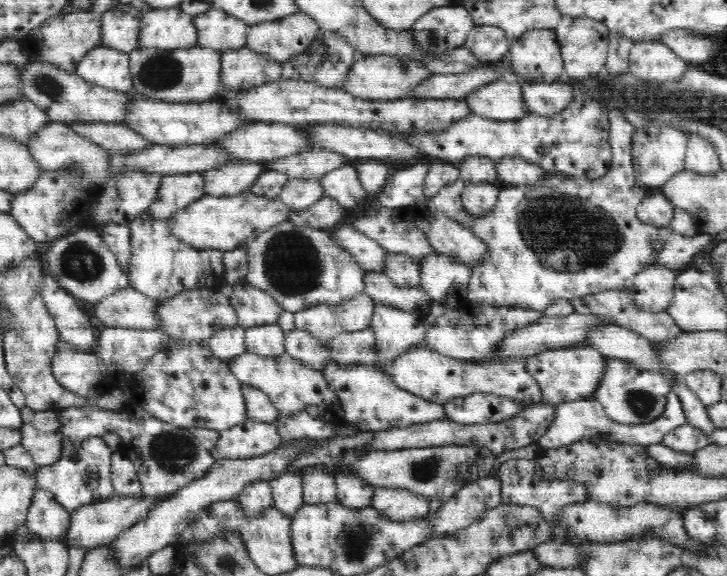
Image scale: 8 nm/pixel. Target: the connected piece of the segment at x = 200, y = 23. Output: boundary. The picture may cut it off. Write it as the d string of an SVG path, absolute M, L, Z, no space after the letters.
M210 6L204 14L193 17L197 47L226 51L246 47L250 25L224 10Z

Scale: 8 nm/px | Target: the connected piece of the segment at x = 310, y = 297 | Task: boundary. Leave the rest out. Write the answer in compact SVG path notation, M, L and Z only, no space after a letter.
M290 220L273 226L258 234L256 238L248 239L242 244L248 255L248 278L243 284L260 287L276 299L276 303L285 311L298 312L304 308L329 304L337 305L348 298L364 293L364 274L366 271L356 263L356 259L346 249L338 245L338 241L329 235L328 230L315 229L295 225Z

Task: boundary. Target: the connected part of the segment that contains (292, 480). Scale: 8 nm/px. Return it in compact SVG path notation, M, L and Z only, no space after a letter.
M288 470L269 482L273 494L273 507L292 517L305 503L301 472Z

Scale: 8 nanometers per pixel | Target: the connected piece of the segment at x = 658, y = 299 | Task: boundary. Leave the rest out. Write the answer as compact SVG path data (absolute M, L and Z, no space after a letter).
M658 261L641 270L630 291L636 306L648 312L666 311L674 296L677 273L675 268L660 265Z

